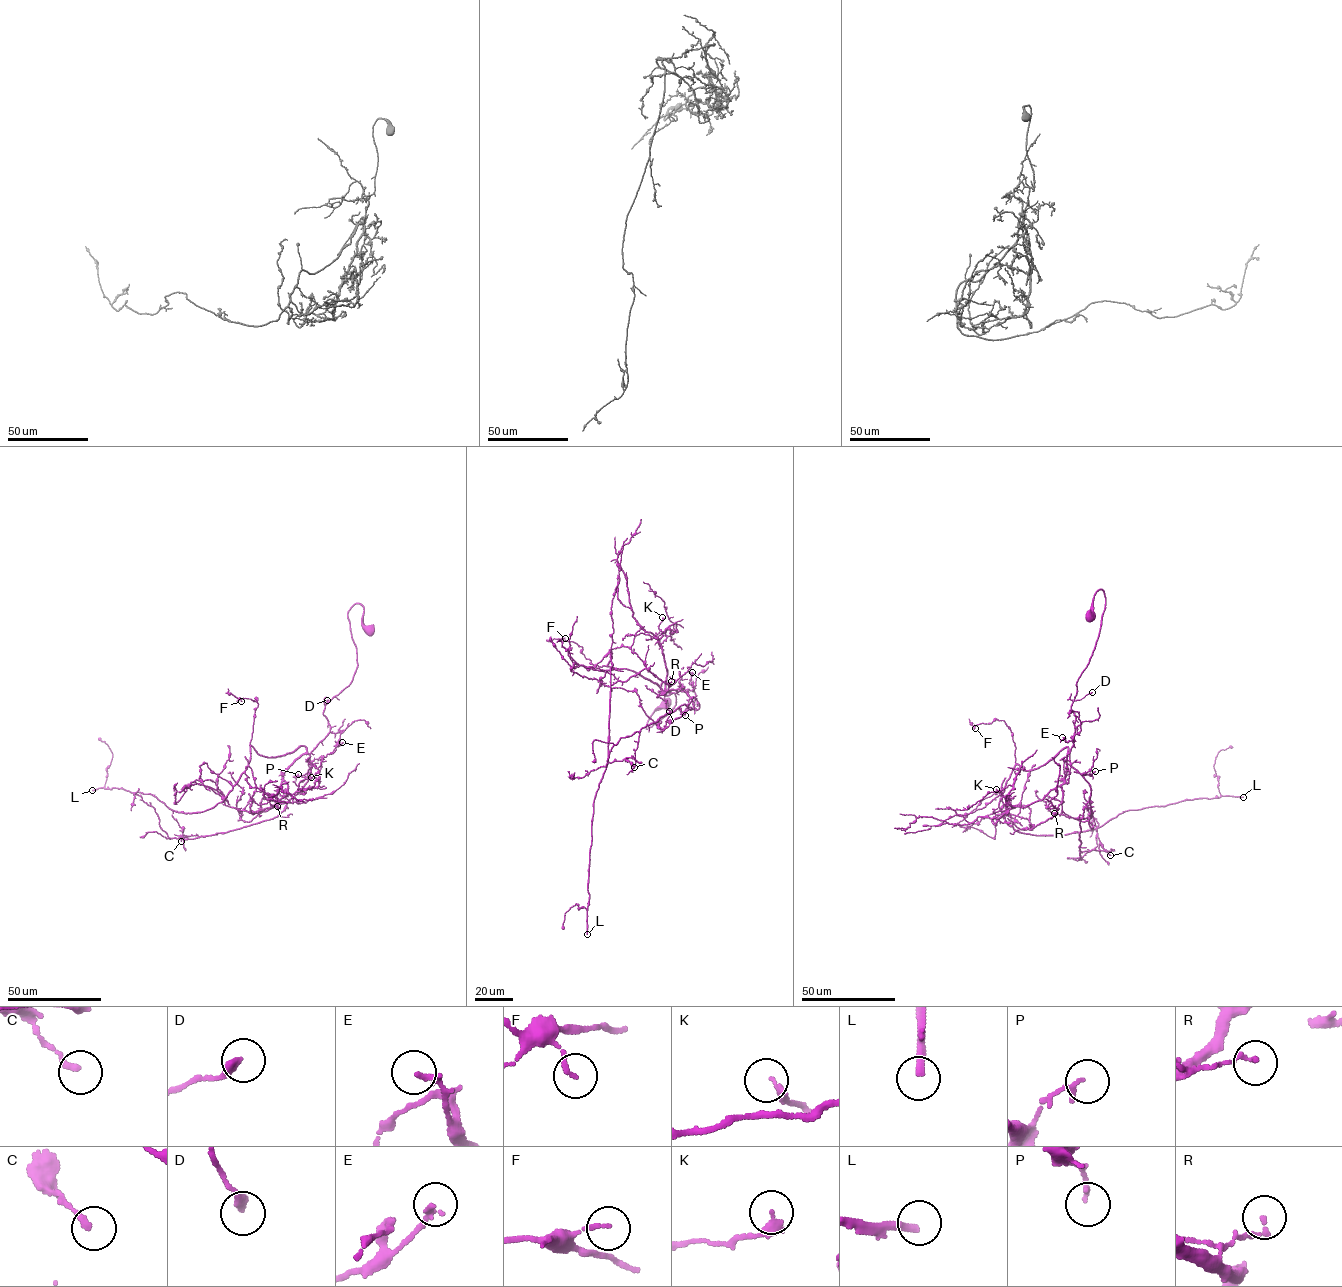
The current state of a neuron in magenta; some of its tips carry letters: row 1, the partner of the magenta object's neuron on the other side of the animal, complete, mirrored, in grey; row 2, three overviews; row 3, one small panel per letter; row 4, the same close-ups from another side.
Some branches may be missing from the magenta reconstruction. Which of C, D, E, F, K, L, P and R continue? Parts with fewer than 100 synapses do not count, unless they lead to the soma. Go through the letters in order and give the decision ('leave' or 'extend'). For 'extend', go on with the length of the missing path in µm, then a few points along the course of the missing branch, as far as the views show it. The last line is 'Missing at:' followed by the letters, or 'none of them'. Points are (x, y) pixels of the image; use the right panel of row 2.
C: leave
D: leave
E: leave
F: leave
K: leave
L: extend; about 100 µm are missing
P: leave
R: leave
Missing at: L

